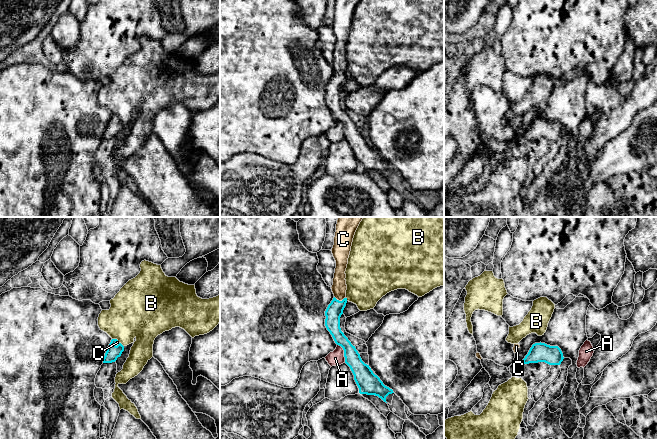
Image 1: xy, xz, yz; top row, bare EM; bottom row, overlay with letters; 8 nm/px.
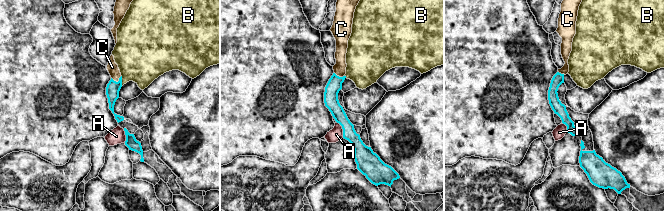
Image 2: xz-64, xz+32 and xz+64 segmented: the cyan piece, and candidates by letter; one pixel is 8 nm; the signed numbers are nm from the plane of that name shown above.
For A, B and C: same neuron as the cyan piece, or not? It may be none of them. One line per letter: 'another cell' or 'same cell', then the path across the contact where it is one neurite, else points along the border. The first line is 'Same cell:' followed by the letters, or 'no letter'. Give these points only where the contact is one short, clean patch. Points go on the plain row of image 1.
Same cell: C
A: another cell | along xz (337, 120), (343, 126), (345, 138)
B: another cell | along xy (112, 114), (115, 114), (123, 122)
C: same cell | across xz (335, 85), (340, 77), (339, 63)

